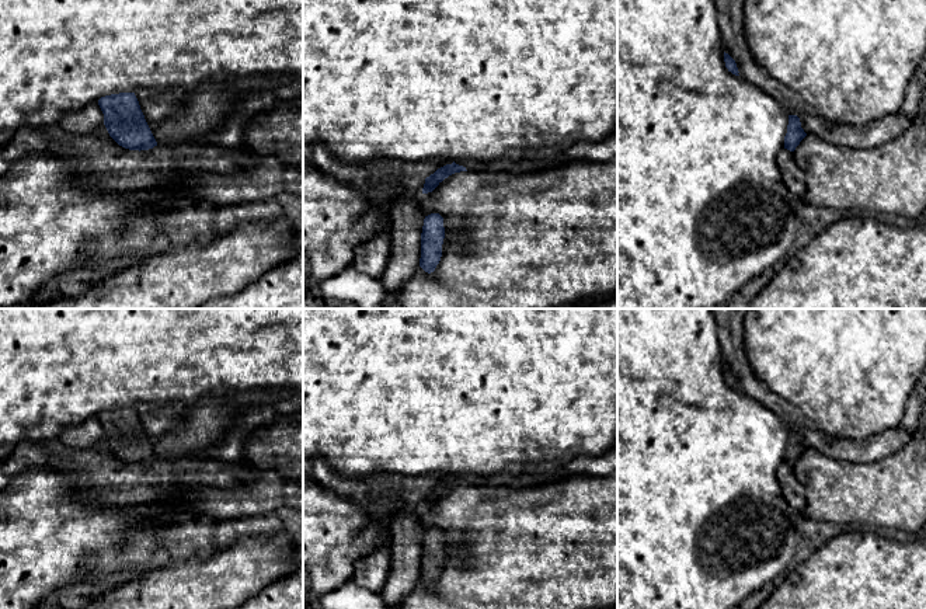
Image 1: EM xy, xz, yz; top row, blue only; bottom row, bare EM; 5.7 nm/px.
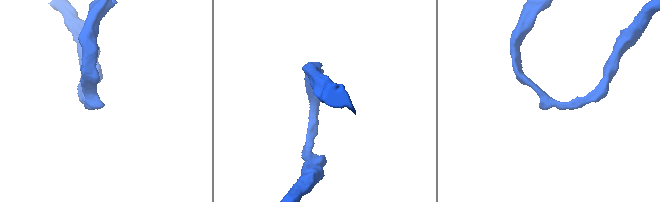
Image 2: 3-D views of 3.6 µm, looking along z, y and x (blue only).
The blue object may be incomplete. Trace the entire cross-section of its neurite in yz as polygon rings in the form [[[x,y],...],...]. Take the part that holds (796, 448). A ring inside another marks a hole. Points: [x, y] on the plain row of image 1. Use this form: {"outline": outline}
{"outline": [[[789,429],[787,448],[784,450],[784,463],[794,466],[805,450],[807,448],[801,442],[800,432],[797,429]]]}

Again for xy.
{"outline": [[[135,407],[101,411],[98,420],[109,450],[119,460],[139,466],[157,460]]]}

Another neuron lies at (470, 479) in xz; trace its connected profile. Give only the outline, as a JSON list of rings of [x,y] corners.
[[[456,473],[453,476],[463,480],[467,486],[509,486],[516,483],[509,474],[481,476],[474,473]]]

